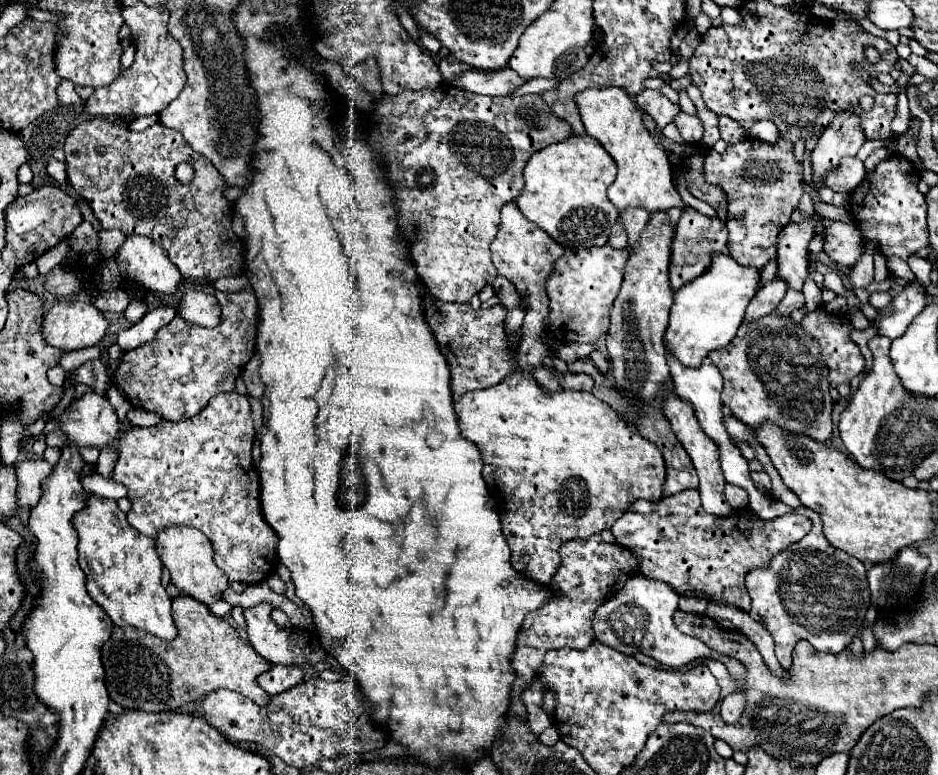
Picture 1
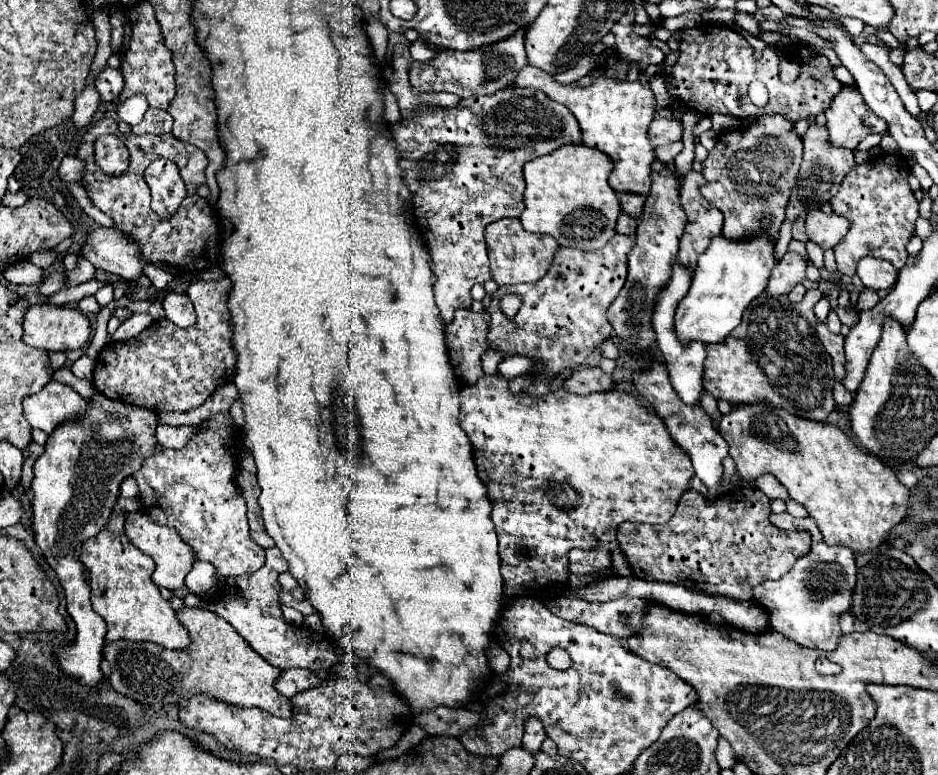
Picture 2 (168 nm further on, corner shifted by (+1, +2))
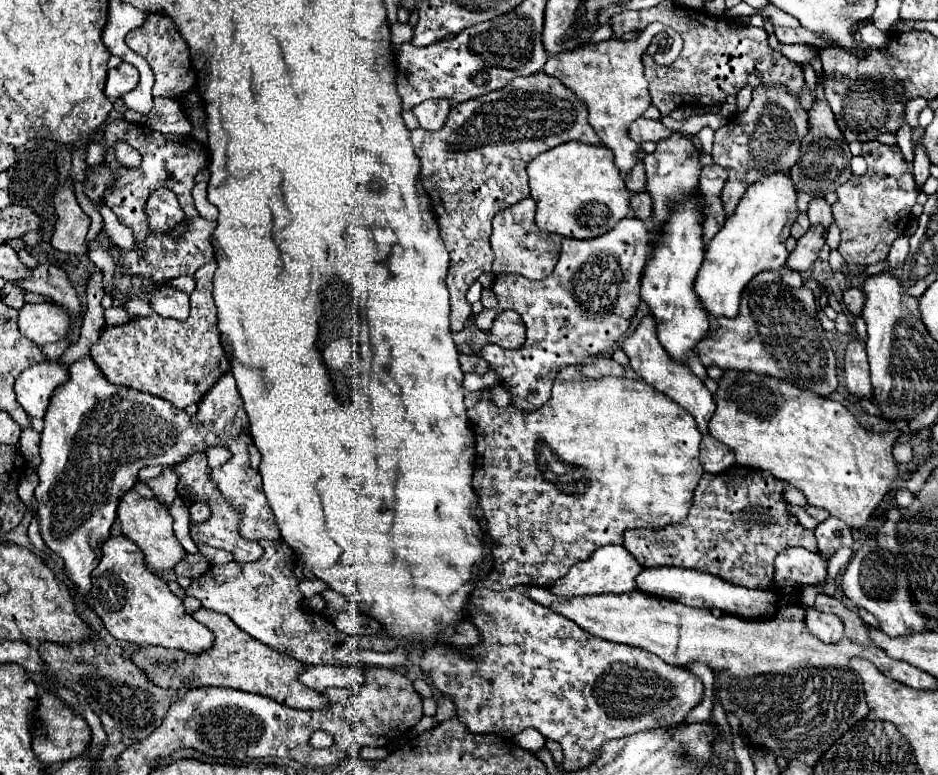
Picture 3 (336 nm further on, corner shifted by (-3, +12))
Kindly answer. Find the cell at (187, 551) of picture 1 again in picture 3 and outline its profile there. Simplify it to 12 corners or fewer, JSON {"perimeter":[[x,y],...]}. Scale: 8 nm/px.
{"perimeter":[[136,490],[120,498],[122,532],[152,572],[174,570],[186,552],[172,516]]}

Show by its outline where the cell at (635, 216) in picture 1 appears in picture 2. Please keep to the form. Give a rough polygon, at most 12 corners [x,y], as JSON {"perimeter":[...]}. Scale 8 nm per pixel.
{"perimeter":[[620,194],[622,210],[640,218],[646,196]]}

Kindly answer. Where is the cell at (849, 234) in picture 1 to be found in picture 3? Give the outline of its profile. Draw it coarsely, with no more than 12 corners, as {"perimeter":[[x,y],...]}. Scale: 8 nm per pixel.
{"perimeter":[[824,198],[810,202],[812,226],[828,228],[834,224],[832,210]]}

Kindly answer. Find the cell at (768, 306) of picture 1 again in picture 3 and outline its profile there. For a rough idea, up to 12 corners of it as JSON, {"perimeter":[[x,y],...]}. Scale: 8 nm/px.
{"perimeter":[[812,226],[790,252],[786,268],[806,272],[826,242]]}

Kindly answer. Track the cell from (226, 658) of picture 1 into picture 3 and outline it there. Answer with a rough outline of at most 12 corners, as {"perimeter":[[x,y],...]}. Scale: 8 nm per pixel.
{"perimeter":[[192,612],[214,634],[188,654],[142,646],[132,662],[160,688],[224,686],[290,708],[328,700],[298,682],[302,662]]}

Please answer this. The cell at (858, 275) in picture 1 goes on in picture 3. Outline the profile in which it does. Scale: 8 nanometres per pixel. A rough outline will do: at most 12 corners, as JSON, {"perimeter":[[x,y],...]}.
{"perimeter":[[908,236],[898,238],[886,258],[888,270],[900,268],[908,256]]}

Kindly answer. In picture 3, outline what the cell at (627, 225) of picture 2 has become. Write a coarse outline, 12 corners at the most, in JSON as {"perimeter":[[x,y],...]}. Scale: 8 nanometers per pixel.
{"perimeter":[[632,194],[630,208],[638,220],[650,218],[650,194]]}

